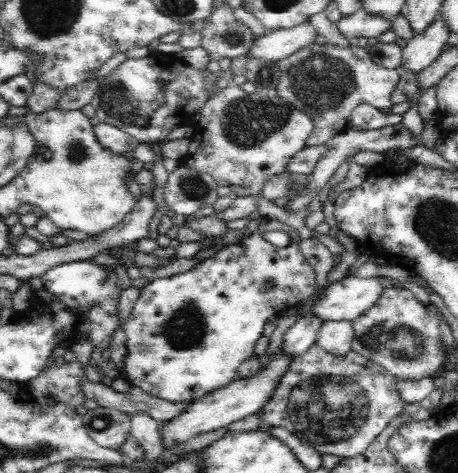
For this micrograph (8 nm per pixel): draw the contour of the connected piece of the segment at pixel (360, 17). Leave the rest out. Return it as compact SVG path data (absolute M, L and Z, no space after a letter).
M361 7L354 14L342 17L336 23L339 33L343 34L344 38L350 39L365 36L375 41L376 37L391 28L391 22L392 20L388 20L383 16L370 14Z

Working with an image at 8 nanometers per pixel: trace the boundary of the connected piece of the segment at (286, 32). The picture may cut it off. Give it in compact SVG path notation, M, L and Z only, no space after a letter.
M304 22L288 29L270 30L264 36L255 38L247 54L250 59L277 61L290 56L300 47L319 40L316 29L309 22Z

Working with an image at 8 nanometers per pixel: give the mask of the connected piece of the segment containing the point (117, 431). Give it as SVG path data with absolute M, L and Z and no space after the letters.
M98 407L96 409L88 409L87 413L82 416L82 419L88 436L90 436L98 446L119 450L126 435L131 432L130 416L130 414L116 410L115 408Z

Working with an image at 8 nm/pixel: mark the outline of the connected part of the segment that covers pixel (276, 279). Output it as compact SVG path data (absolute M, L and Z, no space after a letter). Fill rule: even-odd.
M277 220L261 222L258 230L250 234L248 238L227 246L218 246L218 252L212 258L202 258L202 261L196 264L192 270L182 272L182 274L176 274L176 276L170 276L170 278L158 278L146 284L144 288L140 289L141 293L134 303L128 321L122 325L128 337L126 342L128 354L124 360L125 375L123 377L129 381L130 385L137 386L144 392L162 398L162 400L167 400L168 402L193 403L200 400L203 396L210 394L210 392L218 390L218 388L222 388L226 384L230 384L232 380L237 378L238 368L242 362L253 356L256 342L263 336L264 324L270 318L270 314L278 316L278 312L286 311L286 308L298 306L301 300L312 296L317 288L315 271L308 261L306 261L304 255L300 253L300 242L302 242L302 239L286 224ZM270 230L286 232L290 237L290 244L286 248L278 248L270 244L264 238L264 234Z

